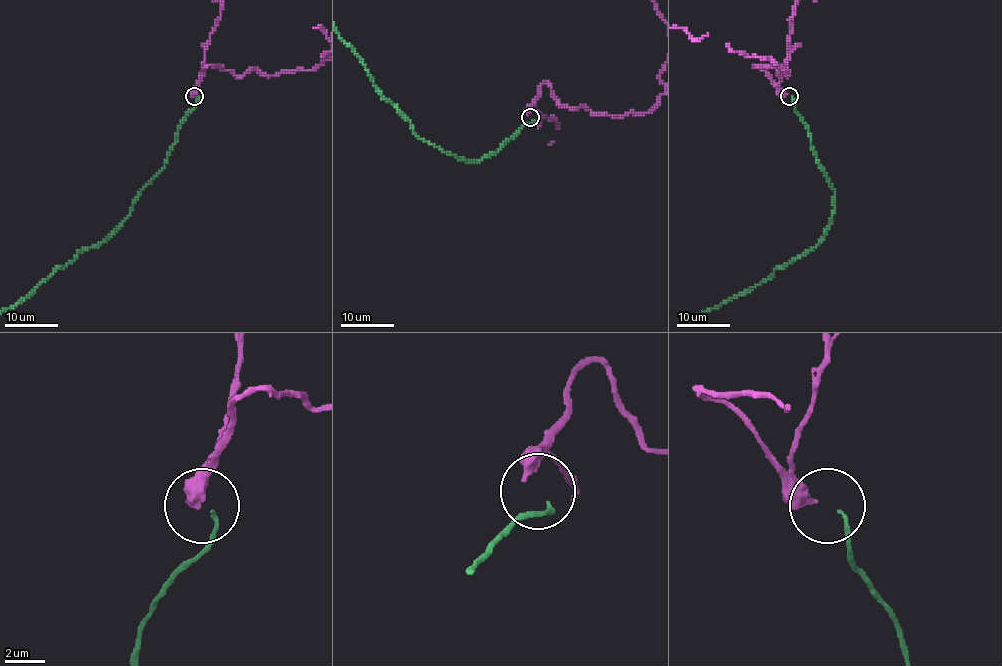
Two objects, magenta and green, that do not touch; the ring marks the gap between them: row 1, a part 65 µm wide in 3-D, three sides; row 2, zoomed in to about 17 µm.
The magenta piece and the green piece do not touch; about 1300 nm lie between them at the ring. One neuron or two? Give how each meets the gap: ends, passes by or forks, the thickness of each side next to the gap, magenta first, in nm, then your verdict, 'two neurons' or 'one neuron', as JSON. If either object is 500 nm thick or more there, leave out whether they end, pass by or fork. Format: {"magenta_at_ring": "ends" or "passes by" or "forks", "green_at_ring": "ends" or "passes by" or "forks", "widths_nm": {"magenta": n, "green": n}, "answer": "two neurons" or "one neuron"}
{"magenta_at_ring": "ends", "green_at_ring": "ends", "widths_nm": {"magenta": 440, "green": 180}, "answer": "two neurons"}

